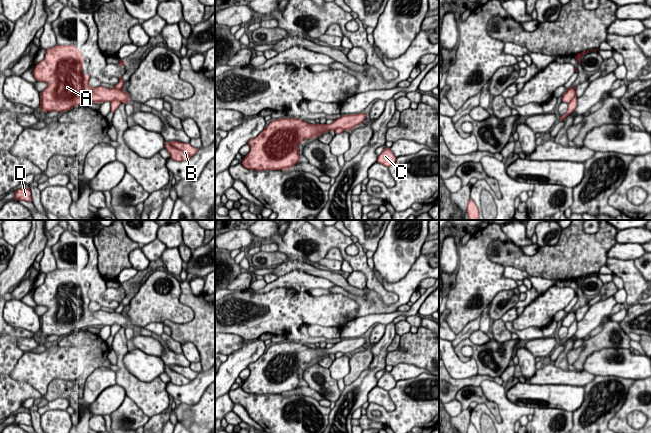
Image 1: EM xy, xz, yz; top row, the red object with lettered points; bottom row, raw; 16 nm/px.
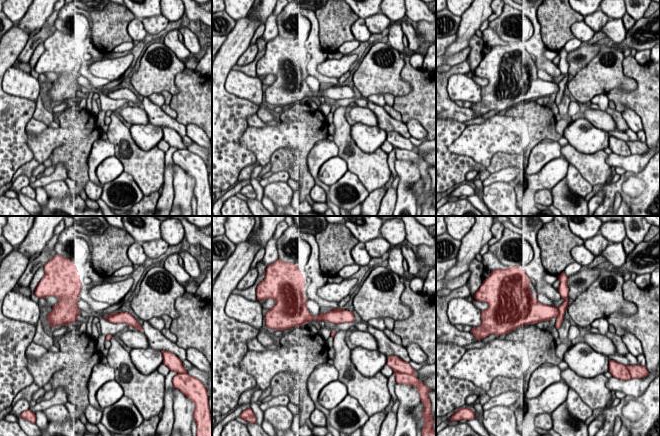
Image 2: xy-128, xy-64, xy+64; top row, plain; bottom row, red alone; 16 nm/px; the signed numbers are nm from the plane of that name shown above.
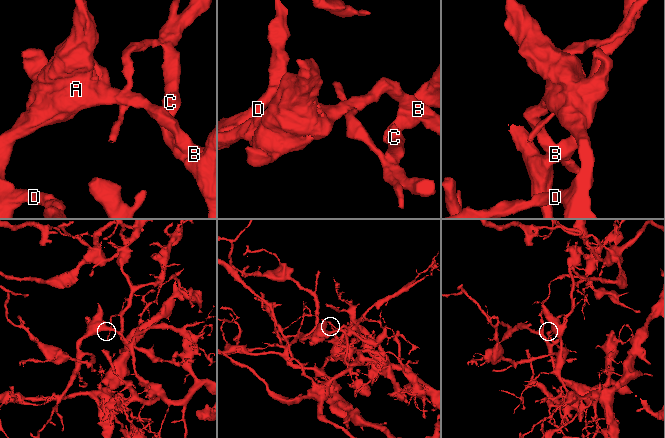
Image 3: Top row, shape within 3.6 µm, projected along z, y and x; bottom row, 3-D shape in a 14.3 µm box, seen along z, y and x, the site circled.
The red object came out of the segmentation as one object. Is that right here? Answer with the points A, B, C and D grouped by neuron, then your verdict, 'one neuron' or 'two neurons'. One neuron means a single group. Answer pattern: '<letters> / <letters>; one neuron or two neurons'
A B D / C; two neurons

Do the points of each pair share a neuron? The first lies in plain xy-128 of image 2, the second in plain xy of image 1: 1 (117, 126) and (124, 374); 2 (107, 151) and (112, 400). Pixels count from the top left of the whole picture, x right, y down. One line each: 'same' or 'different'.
1: same
2: different

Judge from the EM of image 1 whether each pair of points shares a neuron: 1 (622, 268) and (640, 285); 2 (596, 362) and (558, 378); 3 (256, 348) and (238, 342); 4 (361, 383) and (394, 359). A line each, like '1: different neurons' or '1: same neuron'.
1: same neuron
2: different neurons
3: different neurons
4: different neurons

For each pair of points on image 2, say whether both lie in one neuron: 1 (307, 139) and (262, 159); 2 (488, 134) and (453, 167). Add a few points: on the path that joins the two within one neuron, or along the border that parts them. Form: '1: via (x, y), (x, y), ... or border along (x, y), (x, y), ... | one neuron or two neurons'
1: via (295, 139), (279, 139), (271, 147) | one neuron
2: border along (447, 147), (451, 152), (470, 156), (485, 168) | two neurons

